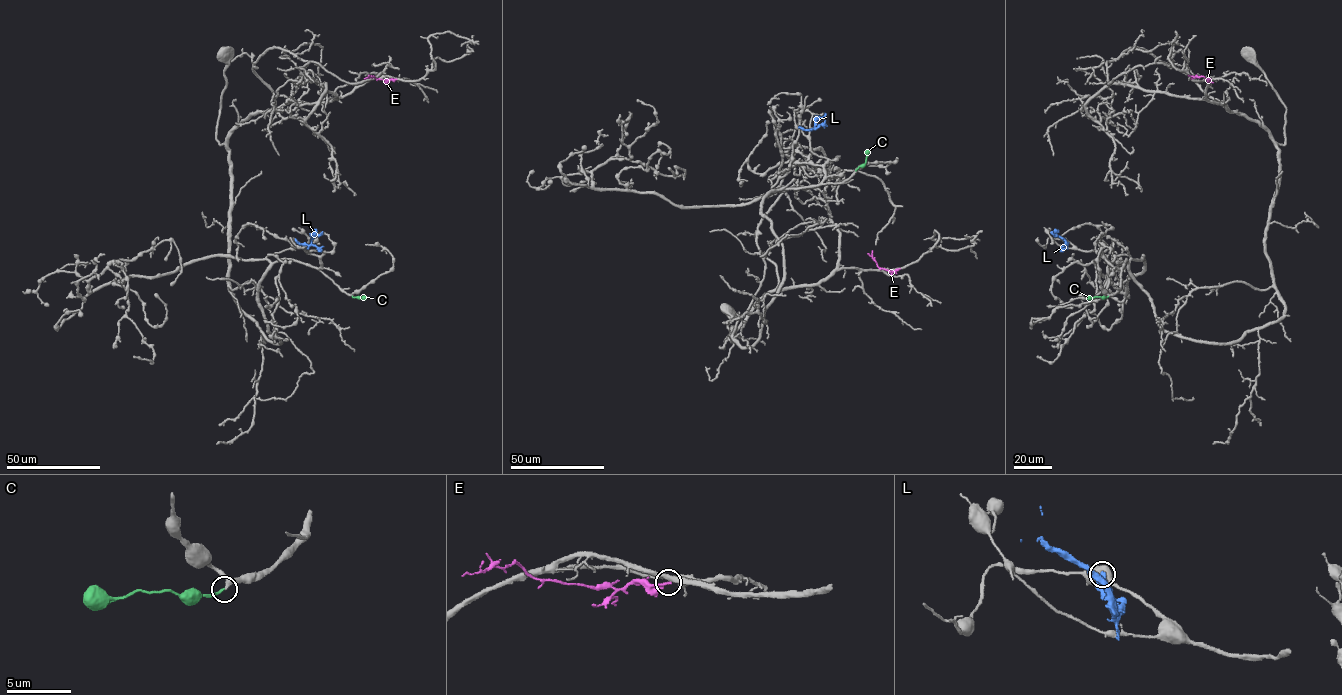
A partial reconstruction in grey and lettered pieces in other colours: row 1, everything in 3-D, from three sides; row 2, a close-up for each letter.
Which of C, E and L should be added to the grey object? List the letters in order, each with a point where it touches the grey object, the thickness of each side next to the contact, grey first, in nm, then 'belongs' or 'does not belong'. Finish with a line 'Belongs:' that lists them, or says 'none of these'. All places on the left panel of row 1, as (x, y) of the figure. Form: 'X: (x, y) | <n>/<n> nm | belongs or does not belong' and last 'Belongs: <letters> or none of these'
C: (352, 296) | 260/190 nm | belongs
E: (395, 79) | 360/180 nm | does not belong
L: (295, 239) | 500/420 nm | does not belong
Belongs: C

